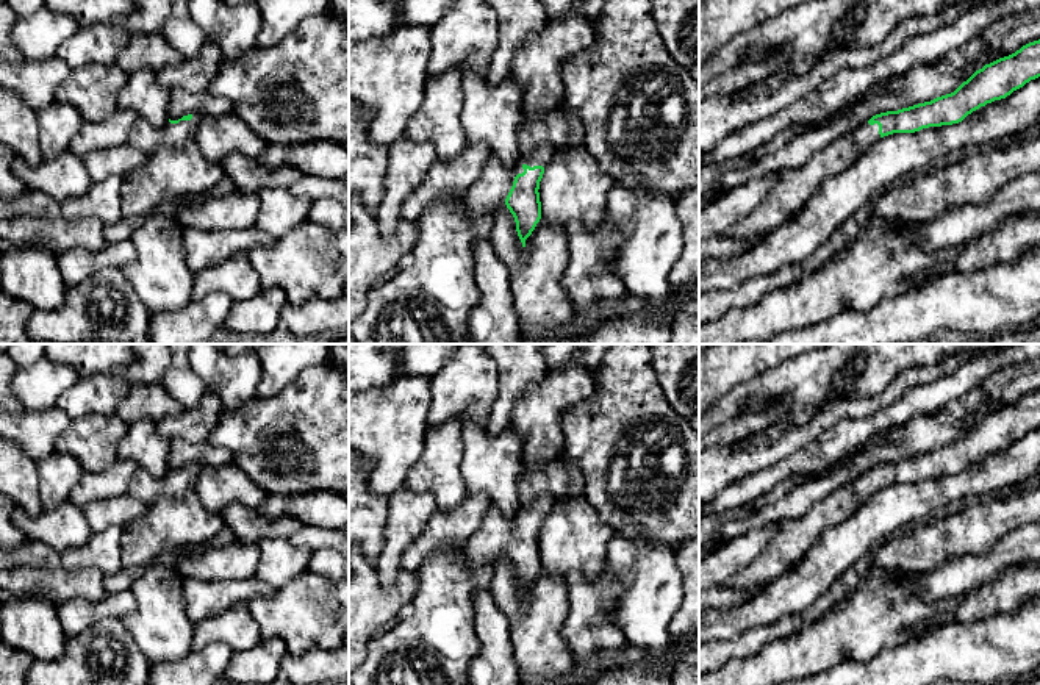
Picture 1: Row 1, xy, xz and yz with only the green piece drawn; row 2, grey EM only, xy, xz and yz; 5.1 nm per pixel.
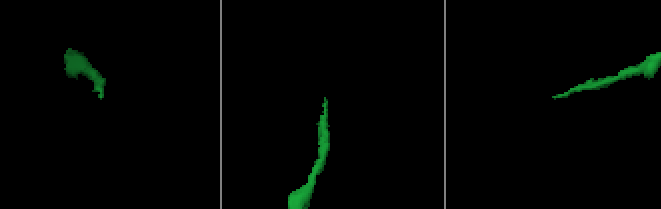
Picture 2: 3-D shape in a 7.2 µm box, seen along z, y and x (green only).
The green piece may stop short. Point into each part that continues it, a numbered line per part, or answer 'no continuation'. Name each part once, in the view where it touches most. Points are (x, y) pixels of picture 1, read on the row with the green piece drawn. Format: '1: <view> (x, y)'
1: xz (488, 193)

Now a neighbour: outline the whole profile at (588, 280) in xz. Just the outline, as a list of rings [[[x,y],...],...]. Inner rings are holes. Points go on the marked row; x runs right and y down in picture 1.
[[[608,211],[596,228],[585,228],[580,222],[568,224],[569,258],[561,285],[577,316],[590,307],[627,296],[611,264],[629,231],[629,224],[611,222]]]

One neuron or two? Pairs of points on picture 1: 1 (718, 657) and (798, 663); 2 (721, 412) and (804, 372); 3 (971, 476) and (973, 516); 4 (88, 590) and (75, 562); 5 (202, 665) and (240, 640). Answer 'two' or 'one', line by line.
1: two
2: one
3: two
4: two
5: two

